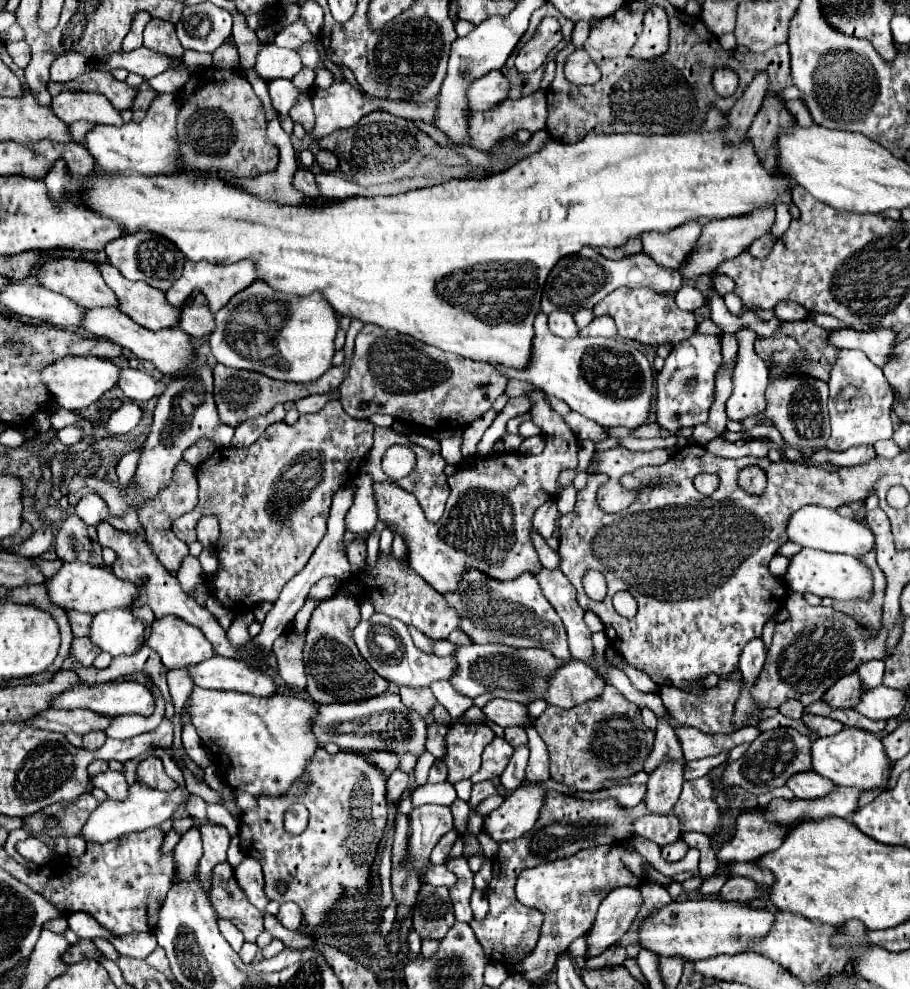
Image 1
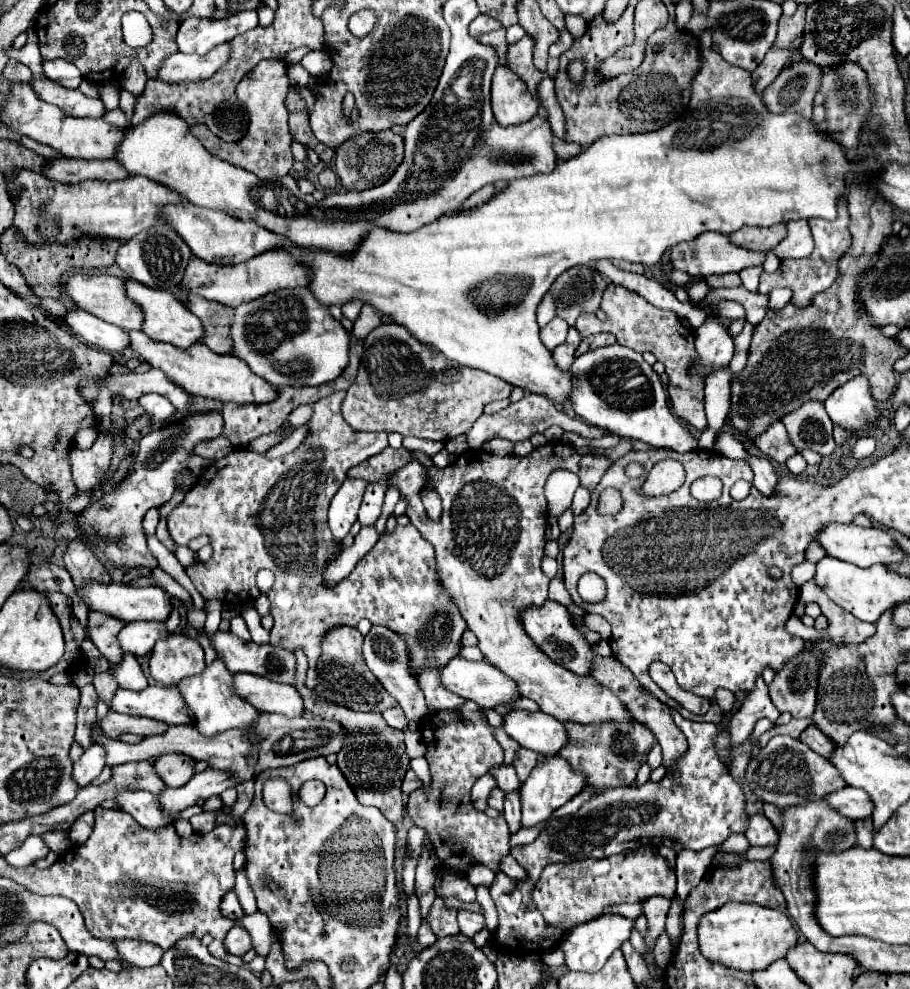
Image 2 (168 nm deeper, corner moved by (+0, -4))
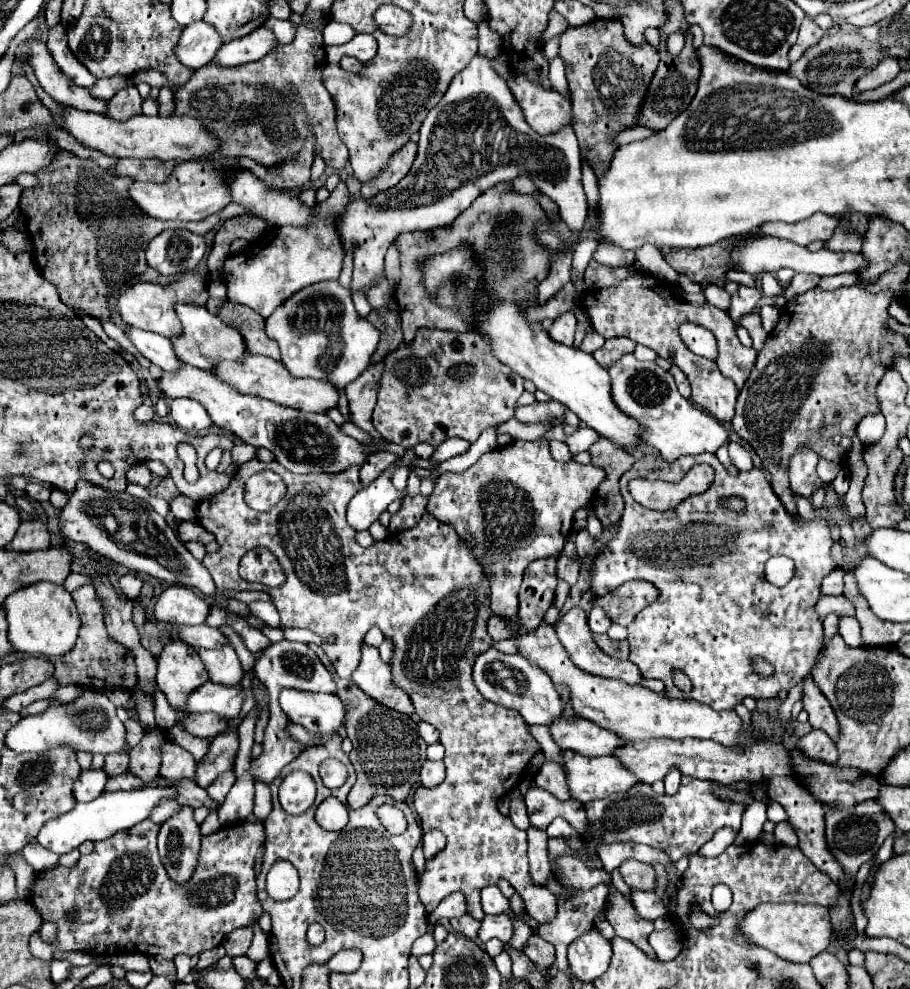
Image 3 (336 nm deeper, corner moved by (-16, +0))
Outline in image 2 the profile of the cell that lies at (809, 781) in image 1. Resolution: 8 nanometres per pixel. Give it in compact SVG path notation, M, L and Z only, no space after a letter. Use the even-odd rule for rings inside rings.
M846 787L836 793L826 795L828 803L840 813L850 819L870 819L872 817L872 799L868 799L866 791L856 787Z

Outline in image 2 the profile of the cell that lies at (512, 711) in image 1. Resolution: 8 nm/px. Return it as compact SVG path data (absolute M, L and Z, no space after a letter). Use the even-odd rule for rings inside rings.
M508 711L504 731L522 747L540 755L556 755L568 743L568 731L562 721L538 711Z

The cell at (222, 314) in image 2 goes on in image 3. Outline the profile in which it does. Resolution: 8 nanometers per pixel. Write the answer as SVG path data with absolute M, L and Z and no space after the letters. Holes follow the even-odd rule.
M226 301L224 307L218 311L218 317L226 325L236 327L240 331L240 335L244 337L244 343L248 345L246 347L248 353L280 359L280 353L276 351L276 343L272 343L272 339L264 335L264 319L256 311L252 311L246 305Z

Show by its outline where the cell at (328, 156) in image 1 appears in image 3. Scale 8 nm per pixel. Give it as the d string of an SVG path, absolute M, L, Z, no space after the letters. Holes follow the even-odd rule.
M340 181L330 193L328 201L318 207L318 219L312 227L274 227L262 239L250 243L240 253L230 255L222 269L228 299L252 307L266 319L284 299L288 299L288 295L300 291L302 287L338 279L344 249L340 249L334 221L340 211L344 211L348 201L348 187L344 181Z

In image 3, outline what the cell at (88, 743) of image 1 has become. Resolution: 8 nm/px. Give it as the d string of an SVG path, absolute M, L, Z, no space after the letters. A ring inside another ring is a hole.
M84 769L74 787L76 801L86 803L86 801L96 799L104 791L106 781L108 781L108 775L104 769Z

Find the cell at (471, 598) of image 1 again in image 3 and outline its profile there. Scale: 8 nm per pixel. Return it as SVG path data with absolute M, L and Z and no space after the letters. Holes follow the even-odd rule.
M572 607L570 611L562 613L562 617L556 621L554 629L556 629L556 637L560 639L560 643L564 645L564 649L568 651L568 655L570 655L570 659L572 659L572 663L574 663L576 667L580 667L580 669L584 669L584 671L588 671L588 673L592 673L592 675L598 675L598 677L622 679L622 681L626 681L626 683L630 683L630 685L636 685L636 683L640 681L640 677L642 677L642 675L640 675L640 669L638 669L630 659L612 657L612 655L604 653L604 651L596 645L596 641L592 639L592 629L590 629L590 625L588 625L588 615L586 615L584 609Z

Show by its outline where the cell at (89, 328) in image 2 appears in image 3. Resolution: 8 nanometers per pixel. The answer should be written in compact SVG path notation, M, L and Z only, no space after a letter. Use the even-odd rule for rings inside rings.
M126 327L126 335L134 343L138 353L148 357L160 369L176 371L176 367L180 367L180 361L176 359L168 337L162 337L162 335L152 333L152 331L142 331L136 327Z

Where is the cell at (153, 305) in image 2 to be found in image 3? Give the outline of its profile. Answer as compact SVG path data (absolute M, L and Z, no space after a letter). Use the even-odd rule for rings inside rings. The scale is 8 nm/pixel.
M176 303L174 309L182 323L182 333L172 337L170 341L172 341L174 353L180 361L200 367L204 371L212 371L216 361L220 361L220 359L234 359L234 361L244 359L244 339L234 327L228 327L216 315L210 315L210 311L206 307L200 307L200 305Z

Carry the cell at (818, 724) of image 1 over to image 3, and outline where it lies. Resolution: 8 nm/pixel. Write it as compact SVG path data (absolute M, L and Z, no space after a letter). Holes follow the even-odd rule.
M812 729L806 737L802 737L796 747L800 747L806 755L812 755L814 759L824 759L826 763L836 763L838 759L836 745L828 735L824 735L824 731L818 729Z

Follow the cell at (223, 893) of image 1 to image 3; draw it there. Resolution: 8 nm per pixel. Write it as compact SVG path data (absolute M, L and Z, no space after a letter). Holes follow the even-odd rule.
M240 927L236 931L232 931L226 939L224 939L224 947L226 953L230 957L238 957L238 955L246 955L246 951L250 949L252 943L252 929L250 927Z

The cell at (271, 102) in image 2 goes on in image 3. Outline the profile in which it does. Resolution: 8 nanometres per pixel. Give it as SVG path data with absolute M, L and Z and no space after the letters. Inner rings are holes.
M308 131L302 149L294 155L294 159L284 159L272 167L264 167L262 163L256 163L254 159L244 155L238 159L242 167L252 169L260 179L266 179L268 185L280 189L294 189L310 181L310 165L314 161L314 149L316 149L316 137L312 135L312 131Z

